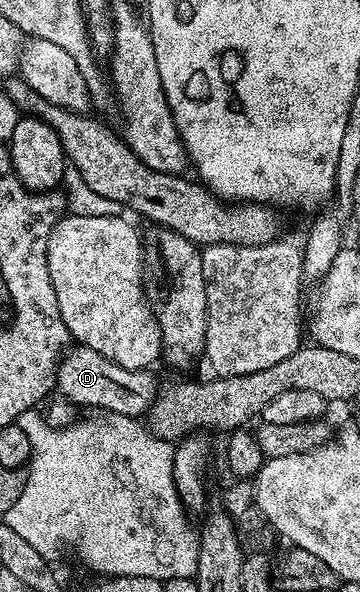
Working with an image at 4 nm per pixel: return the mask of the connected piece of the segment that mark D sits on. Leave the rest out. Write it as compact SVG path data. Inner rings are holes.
M77 344L60 358L60 366L56 372L56 389L59 396L67 399L73 406L85 405L86 408L92 409L88 411L104 409L105 414L117 413L140 419L156 401L158 384L156 385L154 374L152 371L118 367L118 363L98 355L98 351L90 351L90 347Z

